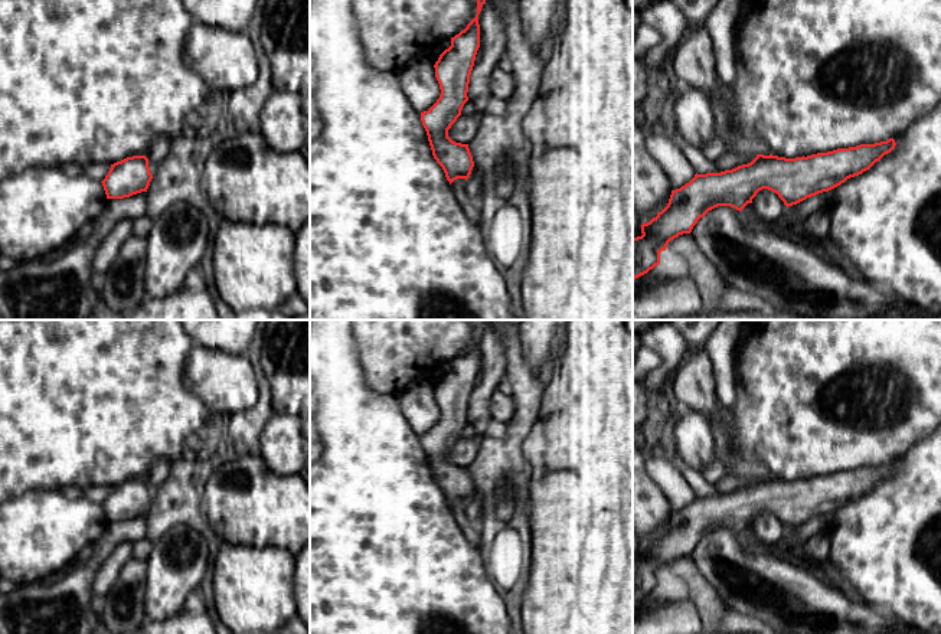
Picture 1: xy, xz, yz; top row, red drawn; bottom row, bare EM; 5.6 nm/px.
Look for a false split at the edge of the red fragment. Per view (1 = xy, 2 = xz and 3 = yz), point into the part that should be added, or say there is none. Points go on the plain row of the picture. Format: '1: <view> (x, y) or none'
1: none
2: none
3: none

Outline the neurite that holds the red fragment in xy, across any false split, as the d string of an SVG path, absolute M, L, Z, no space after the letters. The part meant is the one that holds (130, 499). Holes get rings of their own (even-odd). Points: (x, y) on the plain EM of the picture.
M133 478L111 487L101 506L107 522L124 522L147 514L151 501L148 481L146 478Z

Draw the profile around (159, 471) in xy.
M163 458L156 460L148 471L147 481L160 487L170 474L170 463Z

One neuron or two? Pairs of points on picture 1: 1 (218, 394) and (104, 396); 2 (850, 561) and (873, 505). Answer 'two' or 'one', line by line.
1: two
2: one

